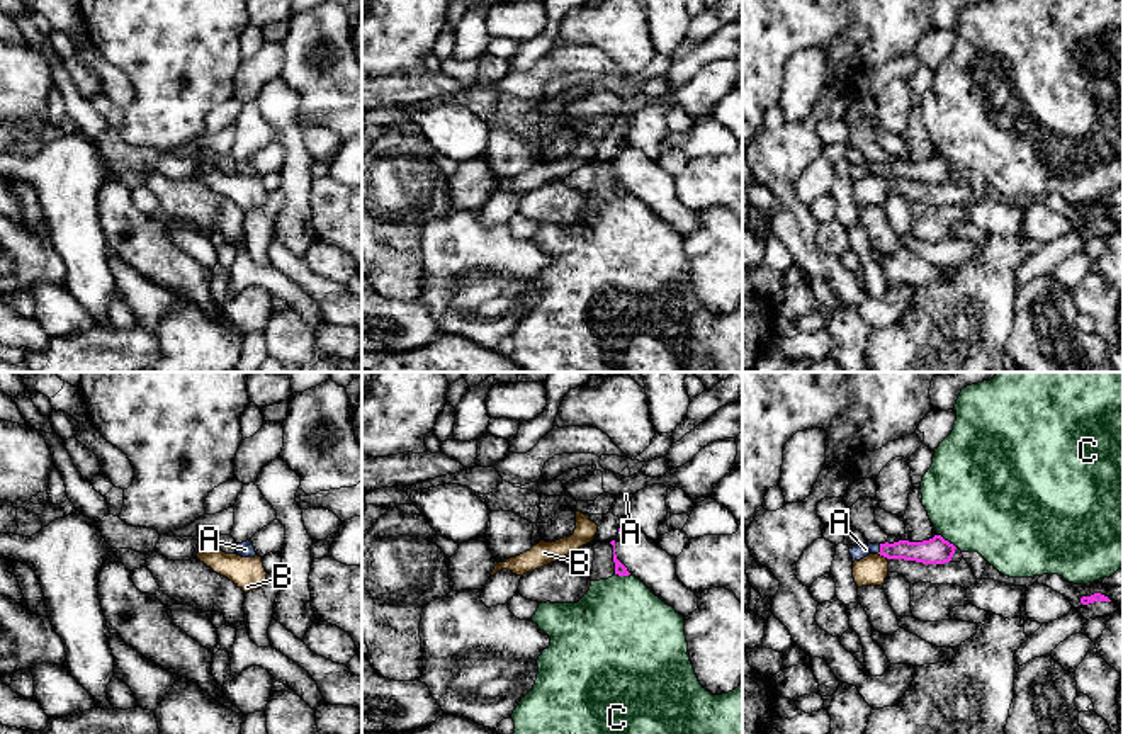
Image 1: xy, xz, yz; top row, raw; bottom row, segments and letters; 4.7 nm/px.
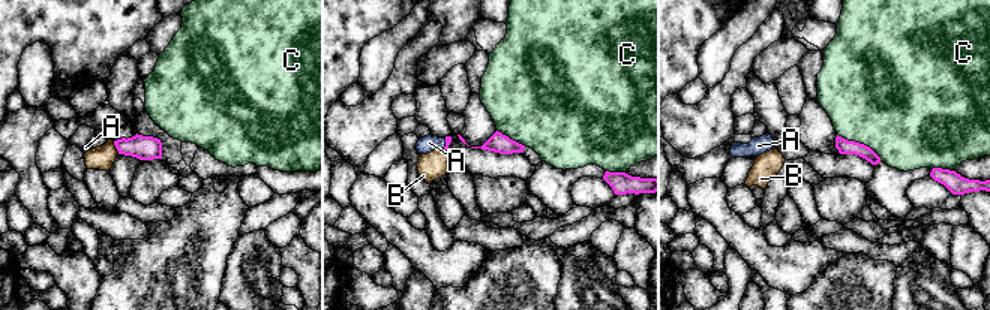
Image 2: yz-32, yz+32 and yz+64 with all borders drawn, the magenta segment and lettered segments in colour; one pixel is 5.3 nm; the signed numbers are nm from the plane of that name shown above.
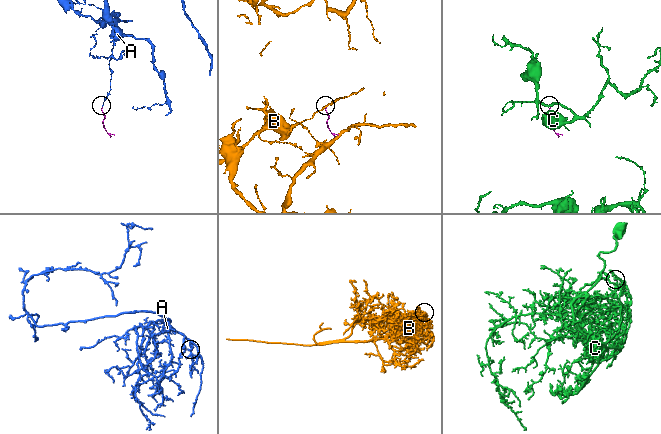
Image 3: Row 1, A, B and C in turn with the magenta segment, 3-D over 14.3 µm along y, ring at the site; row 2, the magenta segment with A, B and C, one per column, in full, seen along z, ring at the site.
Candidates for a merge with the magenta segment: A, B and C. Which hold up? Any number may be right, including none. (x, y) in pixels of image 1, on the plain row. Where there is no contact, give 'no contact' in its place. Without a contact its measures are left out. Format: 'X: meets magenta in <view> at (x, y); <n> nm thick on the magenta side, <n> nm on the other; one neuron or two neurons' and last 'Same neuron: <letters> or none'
A: meets magenta in yz at (880, 169); 120 nm thick on the magenta side, 70 nm on the other; one neuron
B: meets magenta in yz at (884, 175); 130 nm thick on the magenta side, 140 nm on the other; two neurons
C: meets magenta in yz at (947, 160); 130 nm thick on the magenta side, 500 nm on the other; two neurons
Same neuron: A

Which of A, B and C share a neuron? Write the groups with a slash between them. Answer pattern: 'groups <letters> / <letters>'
groups A / B / C

